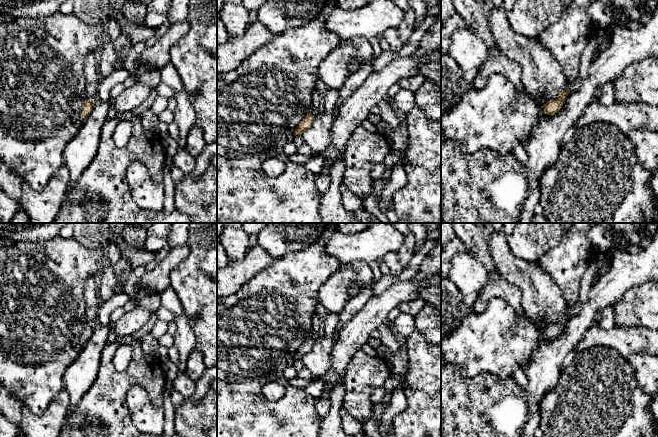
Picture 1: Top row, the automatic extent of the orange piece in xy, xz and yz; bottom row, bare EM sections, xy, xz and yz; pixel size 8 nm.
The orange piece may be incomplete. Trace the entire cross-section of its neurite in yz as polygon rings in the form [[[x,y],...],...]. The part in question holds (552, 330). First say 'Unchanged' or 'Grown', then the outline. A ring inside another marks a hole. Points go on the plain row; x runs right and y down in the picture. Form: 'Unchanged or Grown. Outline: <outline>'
Grown. Outline: [[[484,230],[497,272],[521,290],[525,315],[543,329],[545,338],[560,335],[570,314],[558,286],[536,263],[514,257],[502,231]]]

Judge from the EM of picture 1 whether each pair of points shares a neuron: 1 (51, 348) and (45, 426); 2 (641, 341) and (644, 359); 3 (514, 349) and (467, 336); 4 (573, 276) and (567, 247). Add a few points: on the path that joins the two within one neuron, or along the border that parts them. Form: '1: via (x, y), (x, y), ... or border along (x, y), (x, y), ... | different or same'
1: border along (61, 390), (39, 414), (34, 414), (23, 405) | different
2: border along (647, 352), (637, 352), (627, 358) | different
3: via (502, 341), (479, 341) | same
4: via (569, 269), (569, 254) | same

